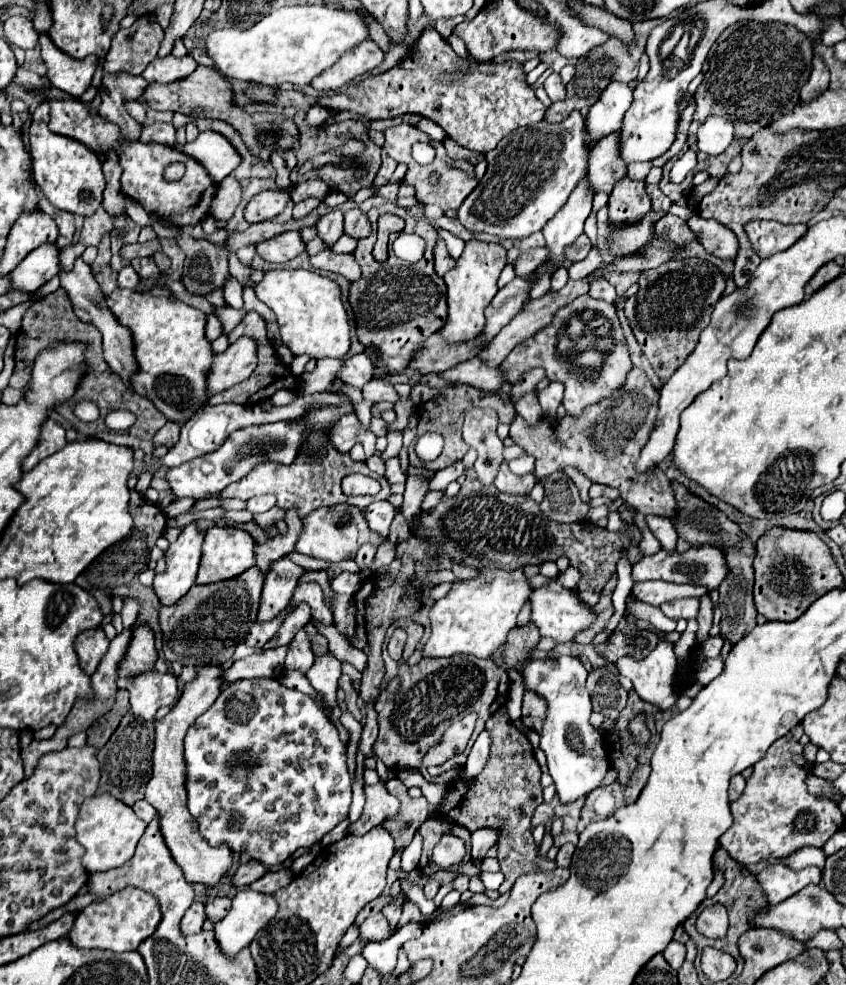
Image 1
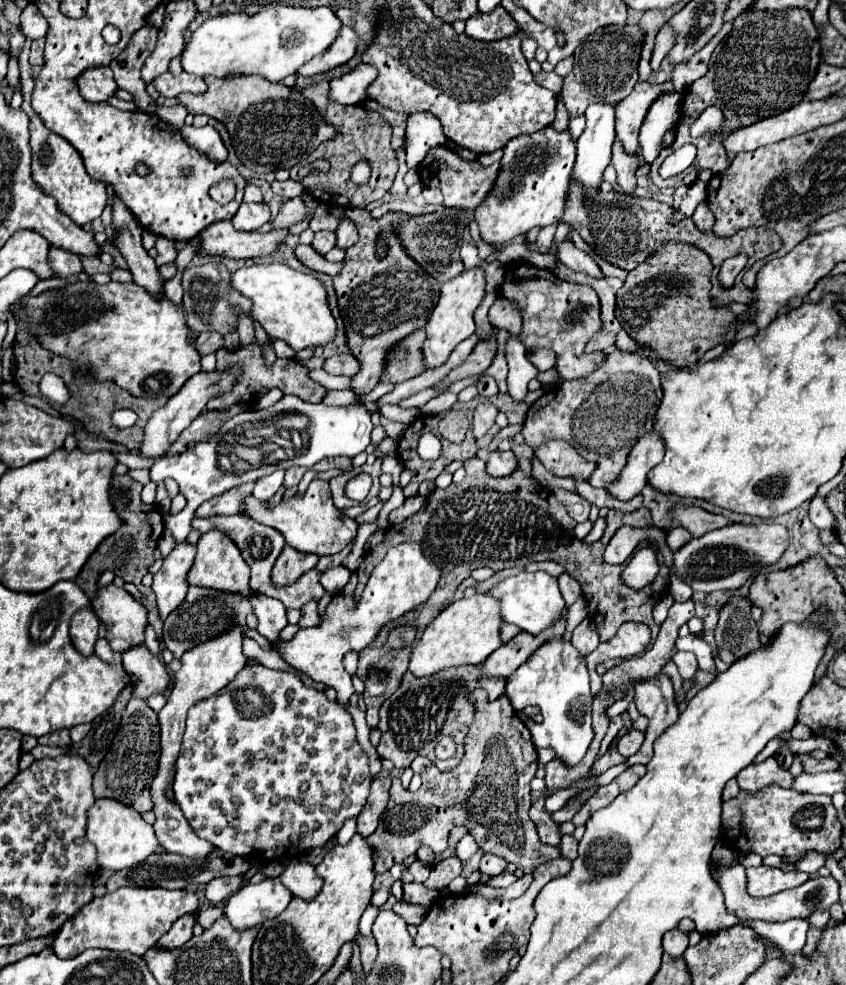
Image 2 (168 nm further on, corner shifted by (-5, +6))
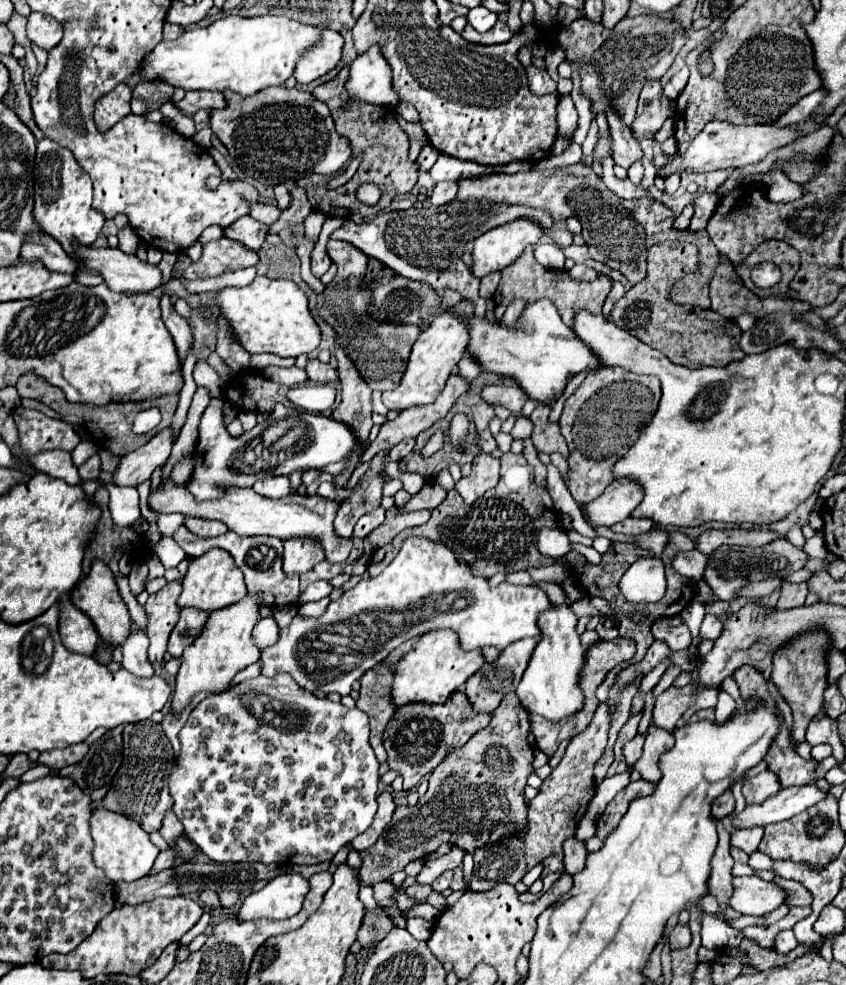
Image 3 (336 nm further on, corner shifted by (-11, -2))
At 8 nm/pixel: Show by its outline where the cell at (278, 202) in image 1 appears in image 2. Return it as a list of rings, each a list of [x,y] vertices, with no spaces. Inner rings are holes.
[[[253,202],[253,204],[241,204],[239,210],[233,216],[235,230],[257,230],[263,224],[267,224],[271,218],[271,210],[267,202]]]

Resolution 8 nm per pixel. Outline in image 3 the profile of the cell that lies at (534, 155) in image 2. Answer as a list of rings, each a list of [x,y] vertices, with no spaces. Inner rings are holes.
[[[519,218],[489,230],[473,242],[473,276],[483,278],[491,272],[503,270],[505,266],[513,264],[513,260],[517,260],[517,256],[521,256],[529,244],[537,244],[541,236],[543,228],[527,218]]]

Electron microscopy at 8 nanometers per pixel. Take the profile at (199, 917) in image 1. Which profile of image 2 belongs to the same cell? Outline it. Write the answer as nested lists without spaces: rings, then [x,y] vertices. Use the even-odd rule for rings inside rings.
[[[197,912],[179,918],[179,920],[171,926],[171,930],[161,936],[161,940],[159,940],[157,944],[159,944],[161,948],[177,948],[177,946],[183,946],[183,944],[193,936],[193,926],[195,926],[195,922],[197,922]]]

